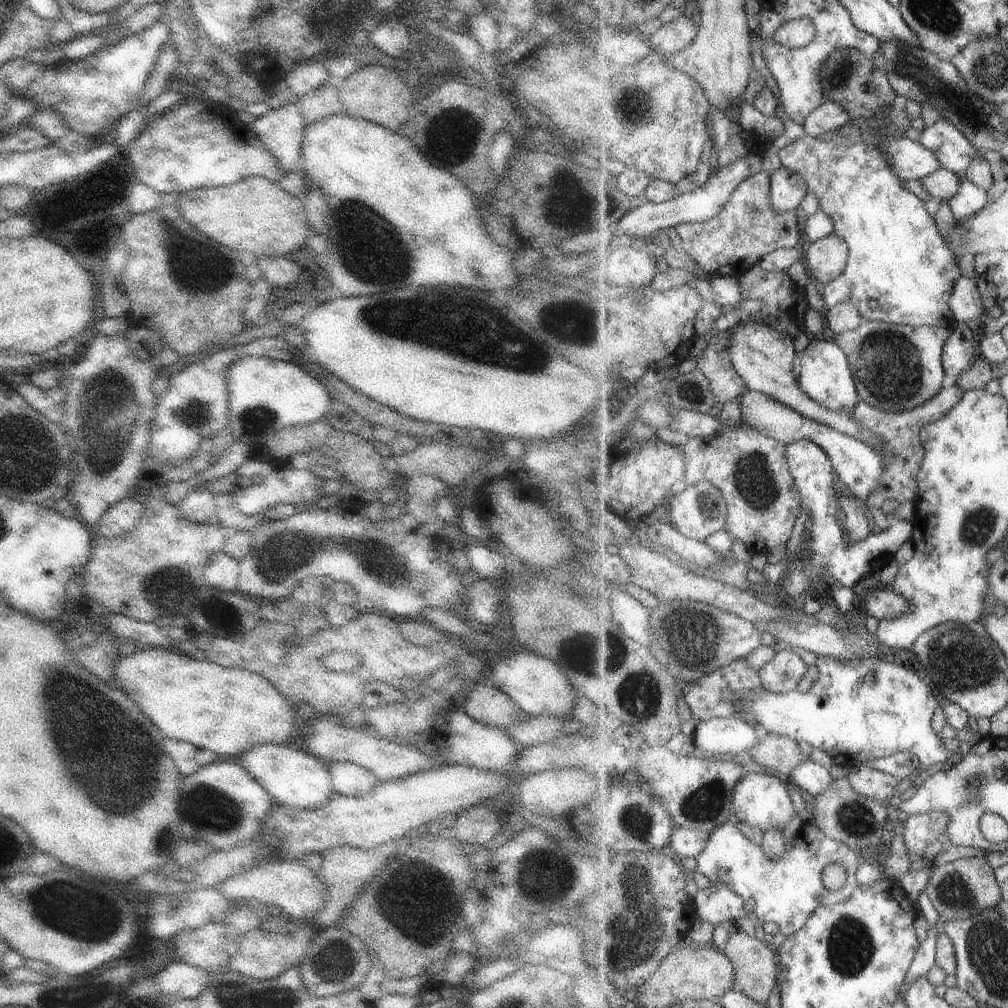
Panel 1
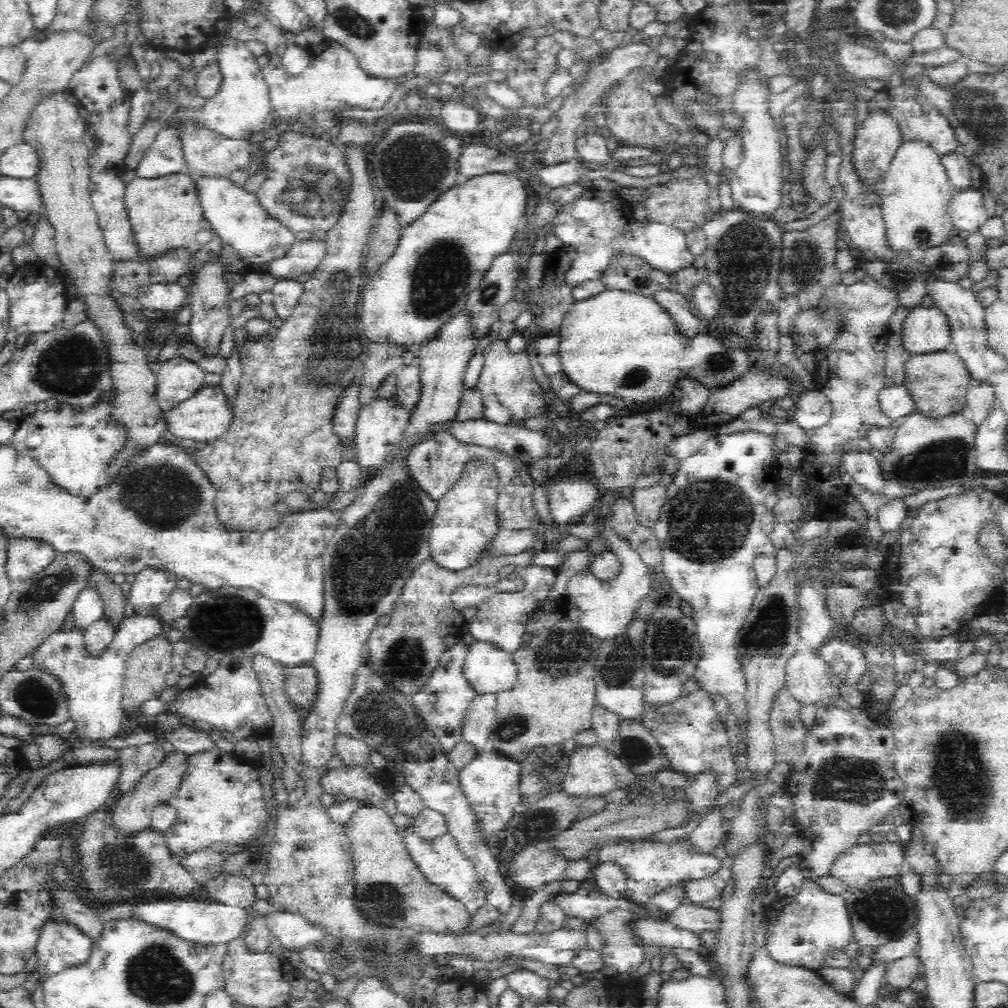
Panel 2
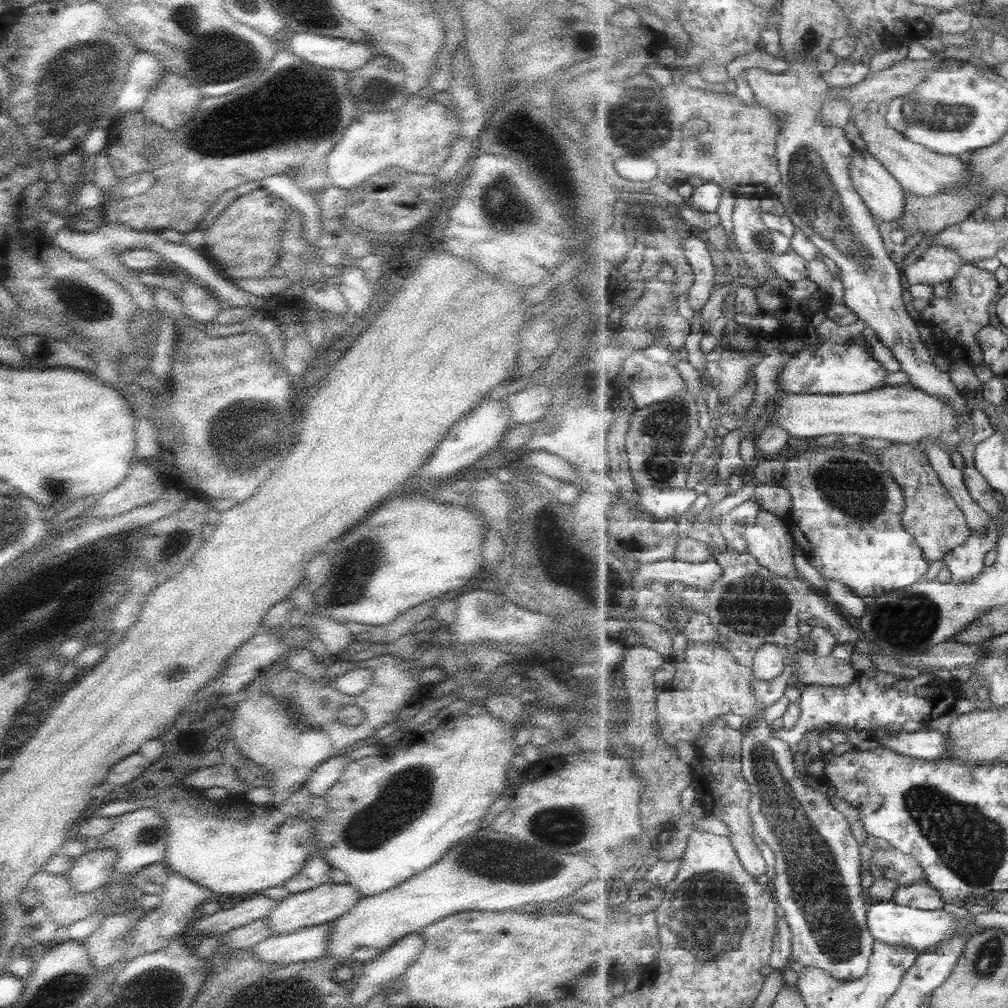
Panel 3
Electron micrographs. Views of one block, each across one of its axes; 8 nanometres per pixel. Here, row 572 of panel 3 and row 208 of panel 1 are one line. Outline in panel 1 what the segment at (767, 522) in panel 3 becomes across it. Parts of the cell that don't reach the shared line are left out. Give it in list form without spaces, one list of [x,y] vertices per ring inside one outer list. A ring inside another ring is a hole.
[[[781,167],[773,173],[771,204],[780,214],[792,212],[800,207],[810,193],[810,186],[800,172]]]

